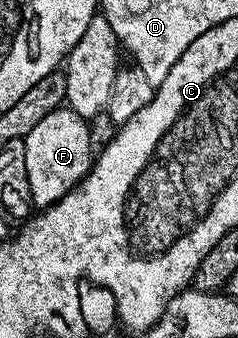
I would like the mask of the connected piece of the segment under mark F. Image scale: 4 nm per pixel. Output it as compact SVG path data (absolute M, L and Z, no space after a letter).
M68 106L45 114L22 138L25 150L25 174L29 178L31 203L36 209L50 208L69 194L91 171L93 157L89 150L88 121Z

